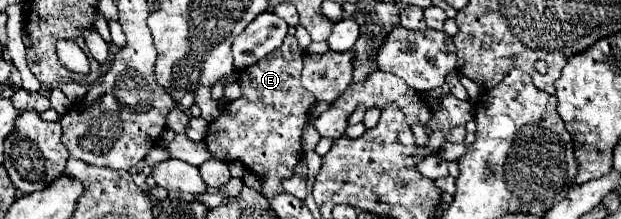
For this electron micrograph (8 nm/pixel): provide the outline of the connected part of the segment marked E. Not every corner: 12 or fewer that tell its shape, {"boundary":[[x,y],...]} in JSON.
{"boundary":[[294,35],[240,71],[242,97],[206,147],[242,161],[264,197],[300,161],[316,103]]}

